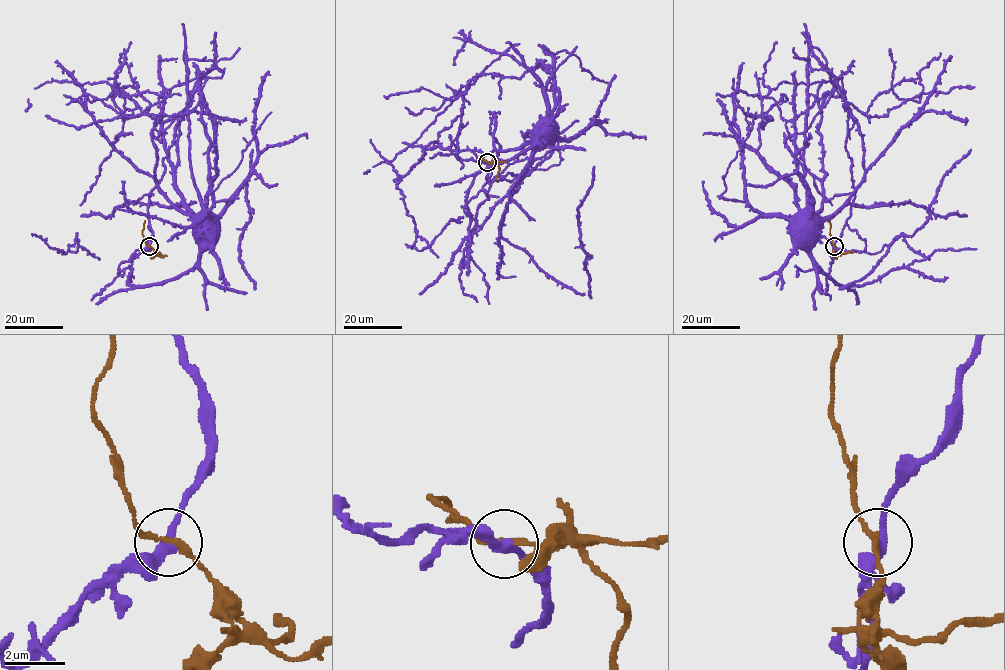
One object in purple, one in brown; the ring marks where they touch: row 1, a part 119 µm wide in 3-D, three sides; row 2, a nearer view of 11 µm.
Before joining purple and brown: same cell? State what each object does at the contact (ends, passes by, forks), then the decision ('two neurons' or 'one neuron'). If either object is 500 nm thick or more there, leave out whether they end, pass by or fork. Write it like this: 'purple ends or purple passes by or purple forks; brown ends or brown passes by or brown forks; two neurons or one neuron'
purple passes by; brown passes by; two neurons

